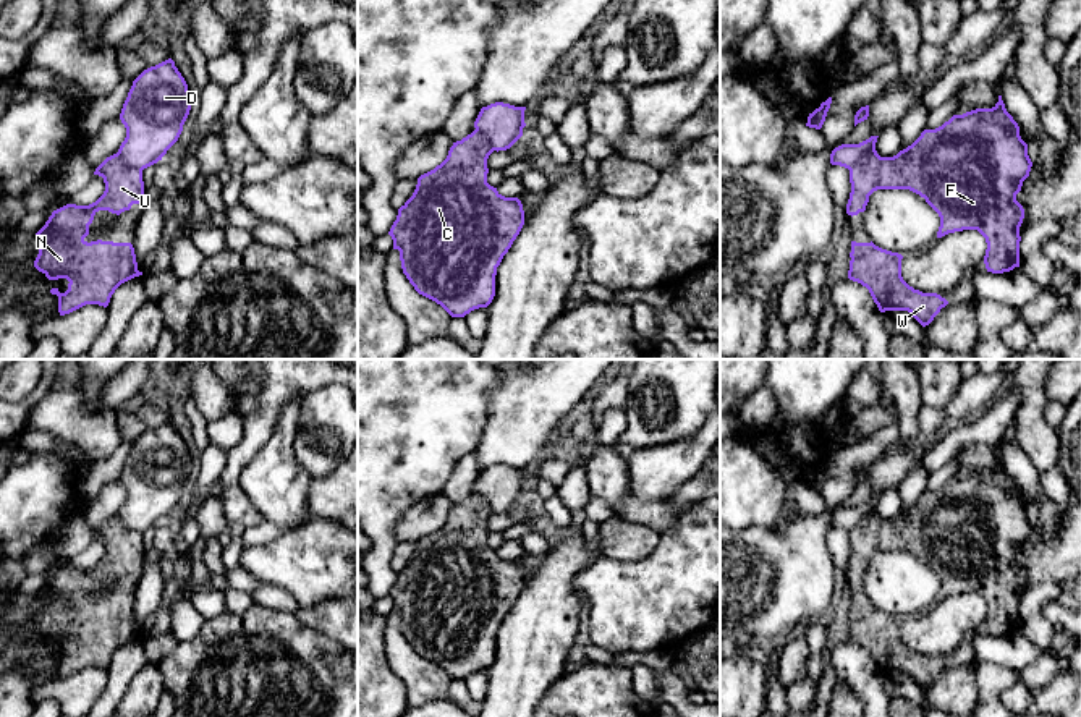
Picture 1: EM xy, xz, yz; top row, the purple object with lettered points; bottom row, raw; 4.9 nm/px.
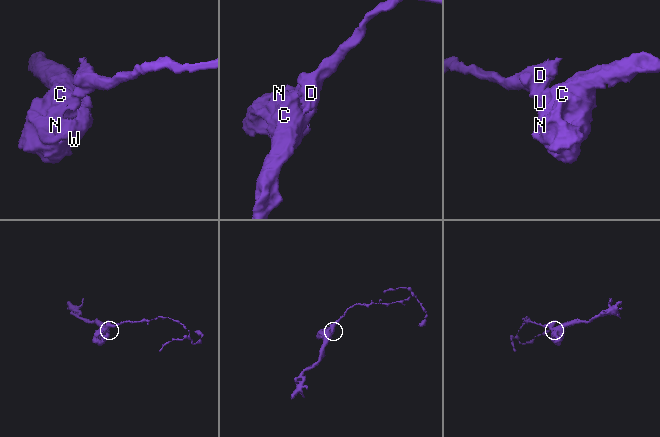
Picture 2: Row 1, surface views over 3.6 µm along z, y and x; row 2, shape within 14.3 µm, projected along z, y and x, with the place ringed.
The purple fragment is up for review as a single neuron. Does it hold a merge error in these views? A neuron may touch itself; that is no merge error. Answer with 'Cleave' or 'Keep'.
Cleave

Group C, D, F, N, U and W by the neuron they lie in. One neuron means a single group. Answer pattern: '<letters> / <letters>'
C F N U W / D

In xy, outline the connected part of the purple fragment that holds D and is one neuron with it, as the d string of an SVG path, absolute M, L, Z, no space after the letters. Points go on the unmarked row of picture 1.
M172 421L144 432L120 476L126 500L117 516L141 534L157 526L178 503L189 473L188 447Z

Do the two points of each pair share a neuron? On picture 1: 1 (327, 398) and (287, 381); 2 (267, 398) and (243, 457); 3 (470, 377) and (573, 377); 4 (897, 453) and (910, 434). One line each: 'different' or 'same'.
1: different
2: same
3: different
4: different

